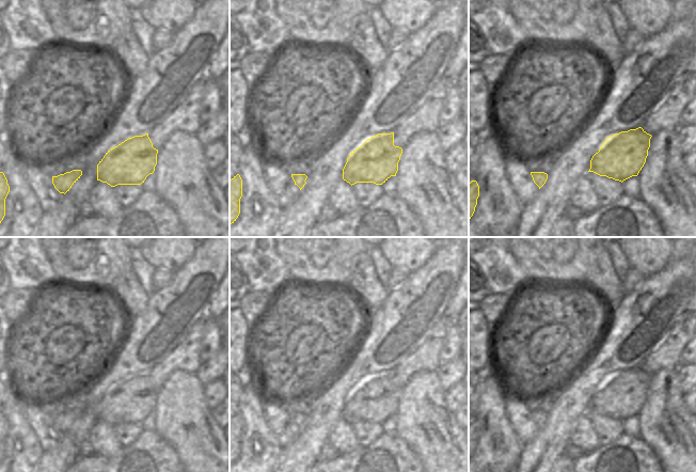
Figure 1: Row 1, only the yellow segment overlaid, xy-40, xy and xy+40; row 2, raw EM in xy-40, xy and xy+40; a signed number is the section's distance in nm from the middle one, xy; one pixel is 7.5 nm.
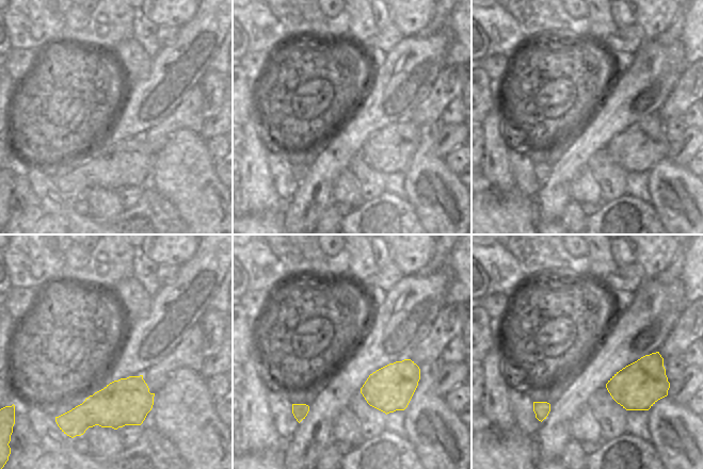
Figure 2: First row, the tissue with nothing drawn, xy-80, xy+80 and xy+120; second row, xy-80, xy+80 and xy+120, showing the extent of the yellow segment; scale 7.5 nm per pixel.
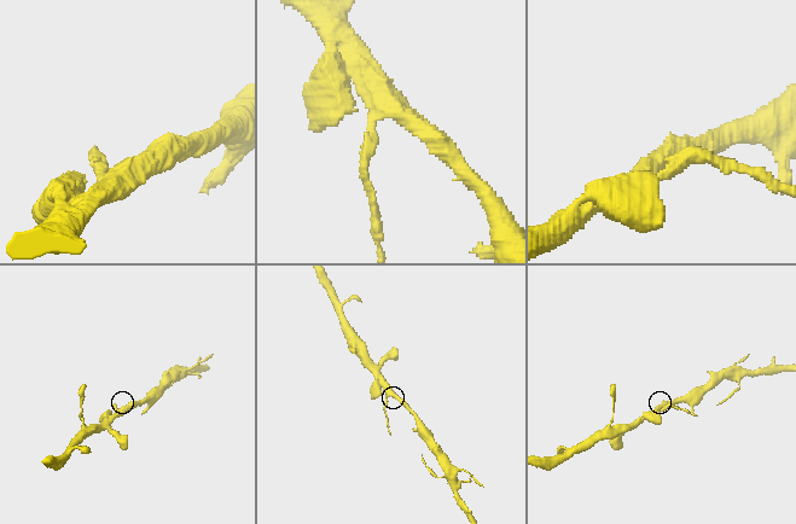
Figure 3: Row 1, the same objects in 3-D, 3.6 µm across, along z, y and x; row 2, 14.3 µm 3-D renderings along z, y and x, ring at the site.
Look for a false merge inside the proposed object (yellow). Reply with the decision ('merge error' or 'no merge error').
merge error

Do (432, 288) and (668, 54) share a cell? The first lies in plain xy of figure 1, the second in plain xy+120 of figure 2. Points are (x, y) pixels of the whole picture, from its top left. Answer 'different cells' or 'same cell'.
same cell

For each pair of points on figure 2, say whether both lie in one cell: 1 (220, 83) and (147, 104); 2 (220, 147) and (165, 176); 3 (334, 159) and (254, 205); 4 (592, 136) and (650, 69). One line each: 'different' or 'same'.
1: different
2: different
3: different
4: same

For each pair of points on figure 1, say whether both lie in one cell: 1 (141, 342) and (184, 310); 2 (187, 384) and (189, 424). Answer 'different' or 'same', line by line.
1: same
2: same

